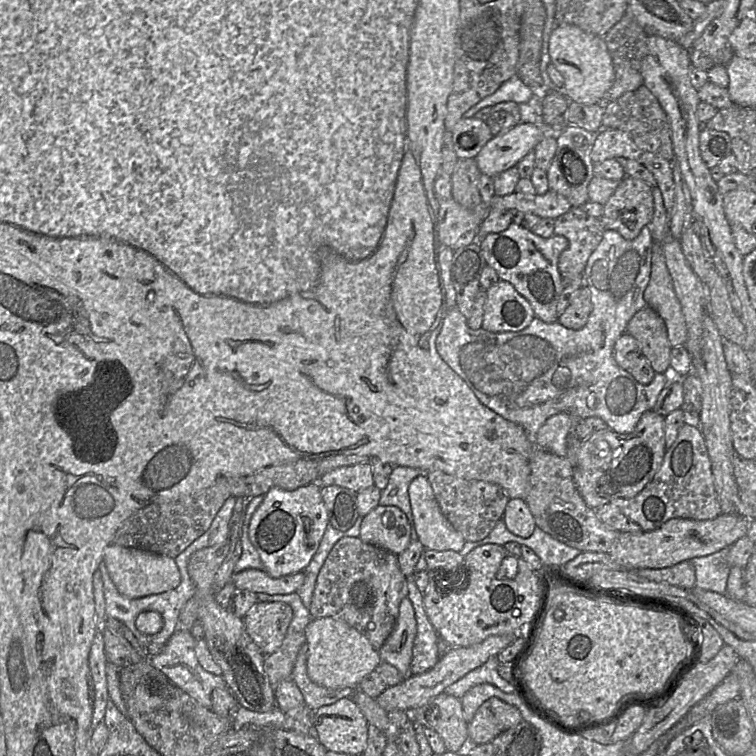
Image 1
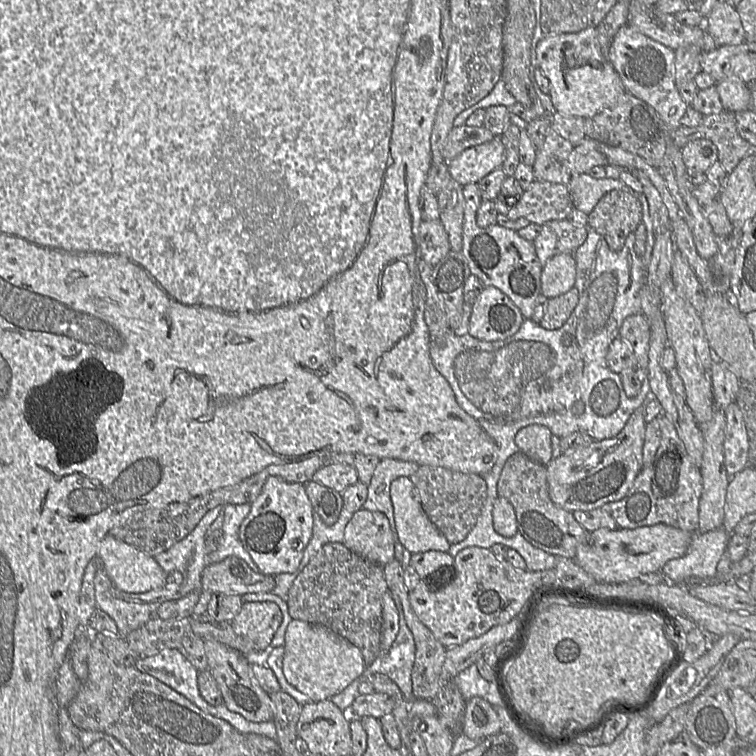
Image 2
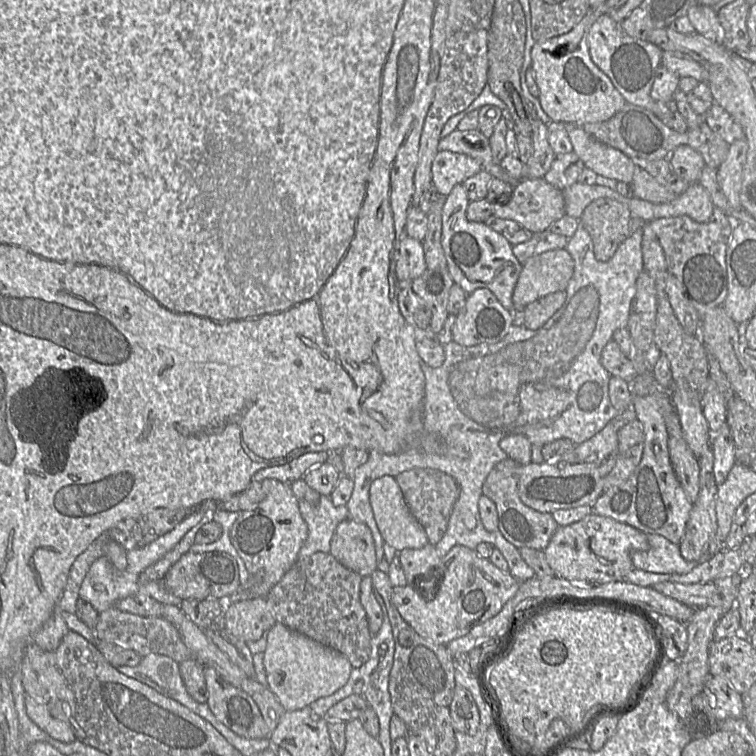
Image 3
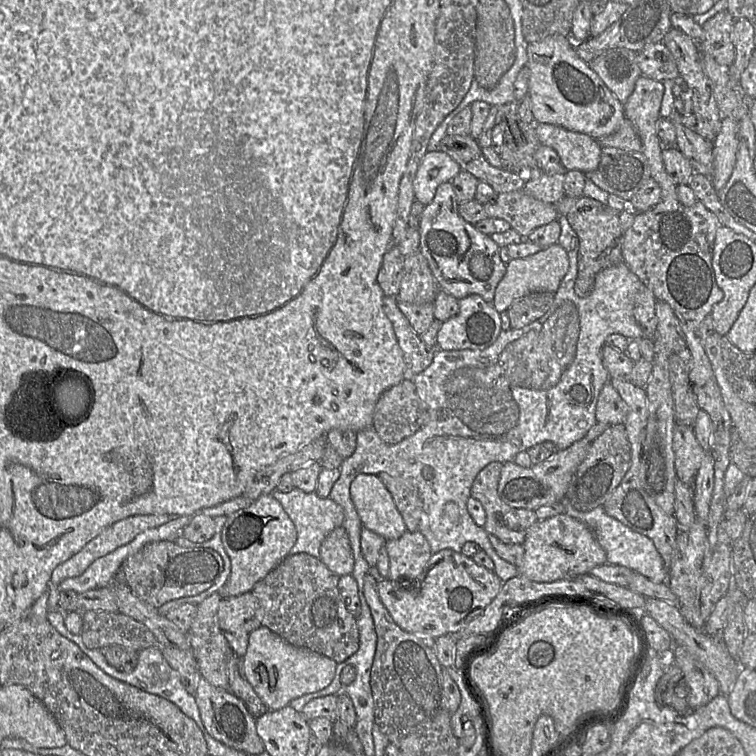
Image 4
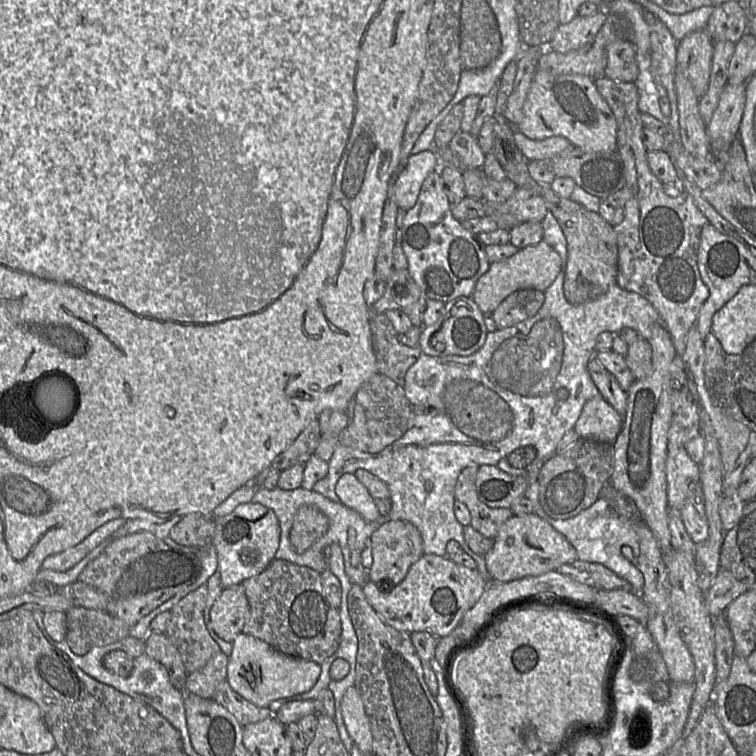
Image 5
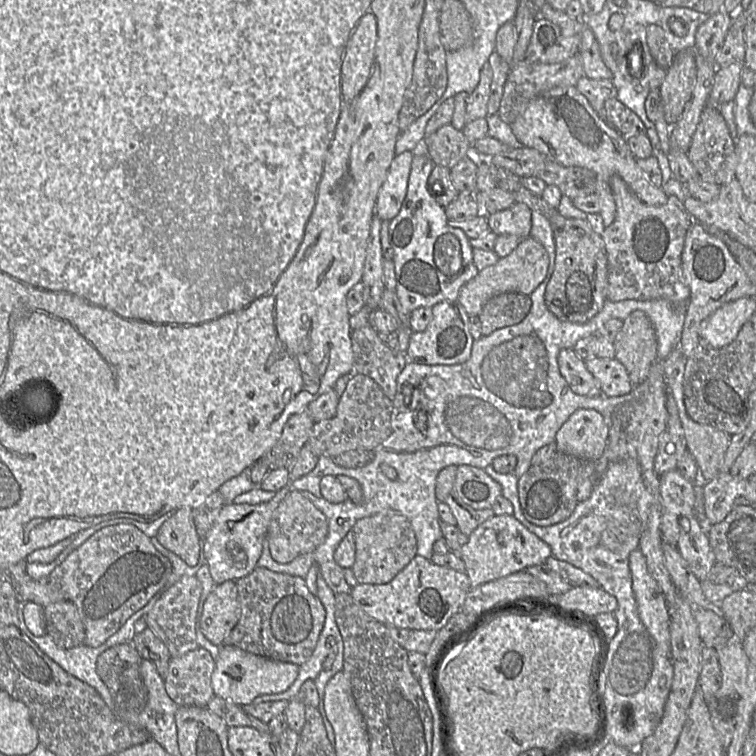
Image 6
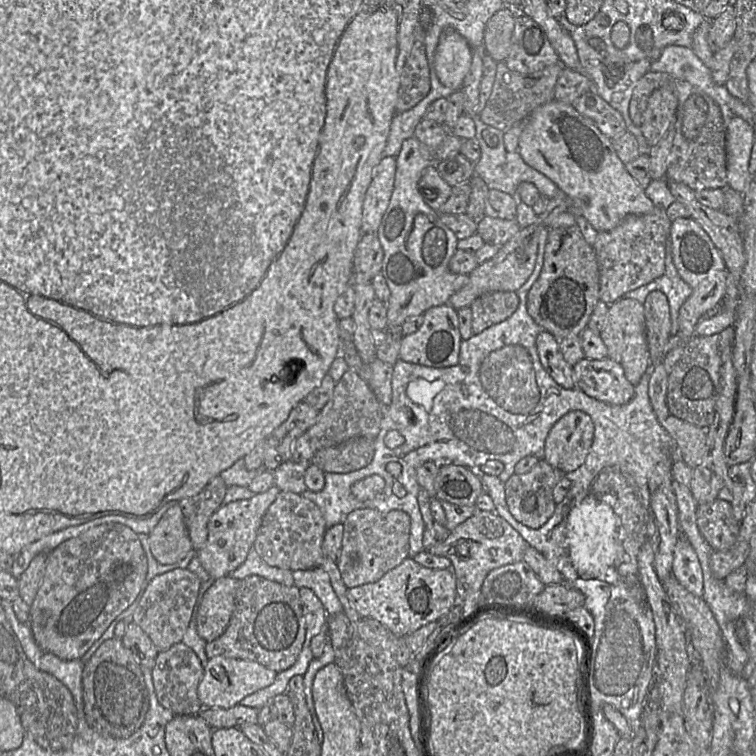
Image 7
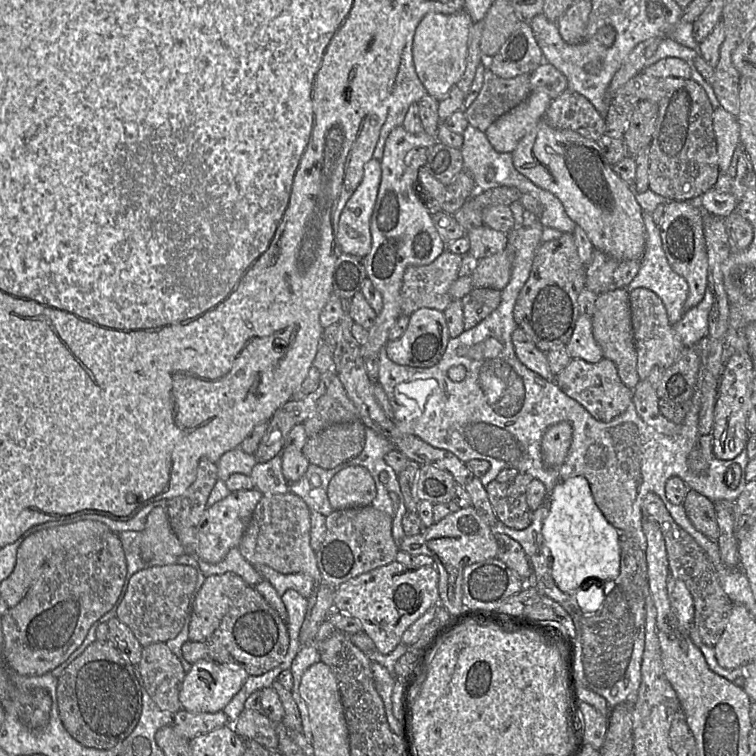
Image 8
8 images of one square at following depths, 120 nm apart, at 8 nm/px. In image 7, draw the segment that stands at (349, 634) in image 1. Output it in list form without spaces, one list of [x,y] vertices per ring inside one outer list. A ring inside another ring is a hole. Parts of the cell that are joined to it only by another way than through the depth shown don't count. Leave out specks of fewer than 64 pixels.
[[[216,656],[204,665],[204,675],[198,686],[198,698],[204,708],[231,708],[248,695],[273,684],[277,672],[254,661]]]

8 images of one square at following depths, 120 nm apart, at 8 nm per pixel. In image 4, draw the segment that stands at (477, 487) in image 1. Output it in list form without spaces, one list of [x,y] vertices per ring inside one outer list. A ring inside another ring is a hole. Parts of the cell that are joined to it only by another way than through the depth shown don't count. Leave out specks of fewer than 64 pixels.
[[[387,473],[378,474],[377,476],[391,493],[408,531],[418,531],[423,513],[423,502],[416,481],[395,477]]]

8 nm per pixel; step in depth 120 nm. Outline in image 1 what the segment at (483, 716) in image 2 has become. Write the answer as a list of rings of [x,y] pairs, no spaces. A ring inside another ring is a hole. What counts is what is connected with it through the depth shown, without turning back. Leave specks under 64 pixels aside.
[[[500,699],[485,701],[468,723],[468,737],[478,746],[524,721],[520,710]]]

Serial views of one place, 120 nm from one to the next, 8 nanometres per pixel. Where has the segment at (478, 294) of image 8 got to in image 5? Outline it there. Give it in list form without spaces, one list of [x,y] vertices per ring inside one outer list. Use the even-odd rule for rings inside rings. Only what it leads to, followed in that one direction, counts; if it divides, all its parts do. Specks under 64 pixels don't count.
[[[536,289],[517,290],[508,295],[486,317],[490,317],[497,329],[508,328],[533,317],[542,307],[544,300],[544,291]]]

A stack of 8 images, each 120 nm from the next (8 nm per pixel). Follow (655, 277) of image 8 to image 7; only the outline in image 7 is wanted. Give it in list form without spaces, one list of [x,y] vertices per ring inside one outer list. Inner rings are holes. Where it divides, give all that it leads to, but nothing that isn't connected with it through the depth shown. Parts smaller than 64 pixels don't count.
[[[670,247],[665,258],[665,272],[662,276],[652,282],[643,285],[635,290],[627,292],[622,298],[631,298],[643,304],[647,295],[652,291],[664,294],[669,303],[671,328],[670,335],[674,336],[679,332],[678,316],[681,306],[690,297],[691,287],[681,279],[672,261]]]

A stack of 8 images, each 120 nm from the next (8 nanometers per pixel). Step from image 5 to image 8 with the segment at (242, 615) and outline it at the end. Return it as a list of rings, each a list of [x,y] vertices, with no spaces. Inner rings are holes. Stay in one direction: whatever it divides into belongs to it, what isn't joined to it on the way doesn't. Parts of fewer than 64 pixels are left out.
[[[232,572],[207,576],[195,598],[189,640],[208,639],[247,586],[242,577]]]

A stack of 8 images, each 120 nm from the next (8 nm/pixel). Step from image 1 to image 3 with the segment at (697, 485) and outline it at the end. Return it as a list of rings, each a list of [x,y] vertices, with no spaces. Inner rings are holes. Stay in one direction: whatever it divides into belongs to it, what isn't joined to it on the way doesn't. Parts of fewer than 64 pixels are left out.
[[[652,395],[634,396],[632,405],[645,434],[641,461],[623,484],[602,493],[592,505],[593,514],[630,525],[646,534],[660,535],[679,545],[694,503],[688,500],[675,474],[669,453],[667,427],[656,399]]]

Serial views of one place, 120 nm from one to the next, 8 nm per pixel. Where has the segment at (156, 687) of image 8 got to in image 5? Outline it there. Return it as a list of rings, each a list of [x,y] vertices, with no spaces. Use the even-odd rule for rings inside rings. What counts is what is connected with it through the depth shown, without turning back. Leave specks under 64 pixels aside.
[[[219,652],[204,667],[189,673],[184,693],[195,694],[206,699],[214,699],[215,691],[226,680],[229,656]]]

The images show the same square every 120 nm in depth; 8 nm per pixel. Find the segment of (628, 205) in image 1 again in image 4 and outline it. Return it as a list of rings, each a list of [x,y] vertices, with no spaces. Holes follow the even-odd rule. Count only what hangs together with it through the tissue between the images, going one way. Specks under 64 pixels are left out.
[[[581,196],[565,215],[579,240],[578,273],[574,284],[574,291],[579,297],[587,297],[591,293],[596,275],[601,270],[622,262],[621,240],[623,231],[619,221],[619,214],[620,212],[611,209],[606,204]]]

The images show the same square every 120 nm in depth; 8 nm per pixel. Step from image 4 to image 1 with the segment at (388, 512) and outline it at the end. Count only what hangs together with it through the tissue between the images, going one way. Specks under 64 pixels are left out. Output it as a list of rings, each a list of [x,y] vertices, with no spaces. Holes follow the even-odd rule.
[[[425,475],[411,482],[408,494],[415,539],[426,551],[460,552],[466,541],[442,514]]]

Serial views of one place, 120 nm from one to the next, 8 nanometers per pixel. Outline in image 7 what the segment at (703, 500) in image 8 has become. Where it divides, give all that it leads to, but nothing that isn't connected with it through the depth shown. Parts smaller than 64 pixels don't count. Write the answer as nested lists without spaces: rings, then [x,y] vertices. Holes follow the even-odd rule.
[[[716,499],[697,505],[696,522],[714,551],[728,550],[737,540],[740,521],[735,519],[732,505],[727,501]]]

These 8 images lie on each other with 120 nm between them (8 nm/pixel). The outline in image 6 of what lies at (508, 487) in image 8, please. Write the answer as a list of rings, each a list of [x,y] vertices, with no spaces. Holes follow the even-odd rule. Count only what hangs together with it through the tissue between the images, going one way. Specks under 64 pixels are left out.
[[[557,452],[538,466],[531,466],[518,479],[518,499],[527,521],[547,527],[569,518],[579,502],[590,497],[596,484],[596,463]]]

